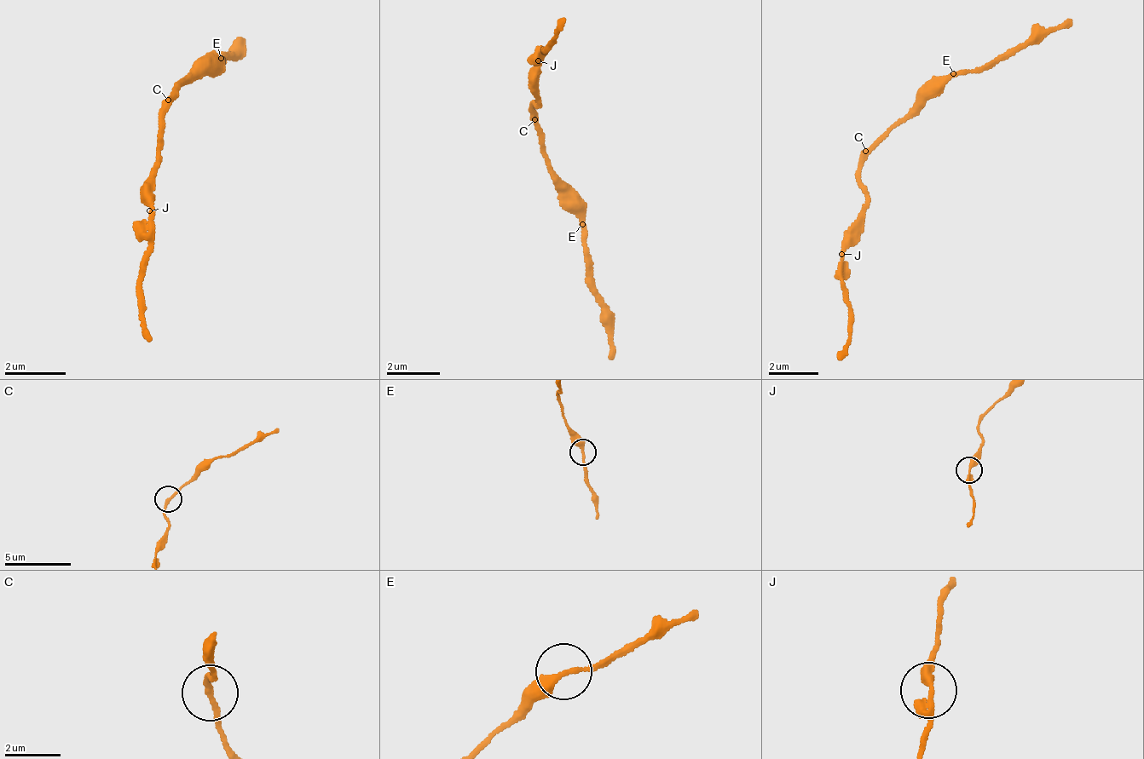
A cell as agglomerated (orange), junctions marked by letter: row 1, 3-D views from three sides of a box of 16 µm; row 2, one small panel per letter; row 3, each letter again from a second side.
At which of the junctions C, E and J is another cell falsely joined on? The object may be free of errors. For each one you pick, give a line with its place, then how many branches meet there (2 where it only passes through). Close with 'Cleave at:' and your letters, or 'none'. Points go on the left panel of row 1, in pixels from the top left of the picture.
Cleave at: none

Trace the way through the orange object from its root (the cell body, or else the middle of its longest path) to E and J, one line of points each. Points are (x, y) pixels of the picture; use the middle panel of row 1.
E: (534, 125), (540, 135), (538, 143), (584, 223)
J: (534, 125), (537, 115), (532, 106), (537, 99), (538, 103), (541, 99), (534, 77), (540, 61)

